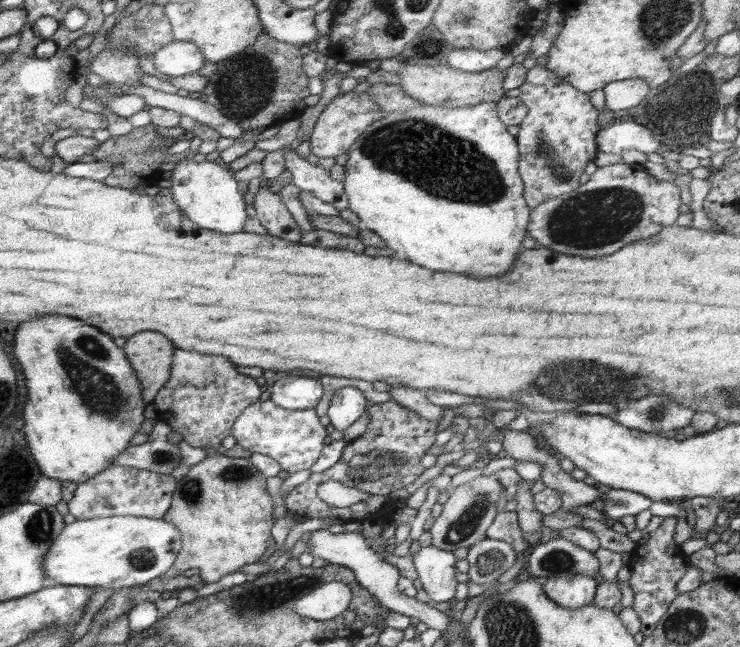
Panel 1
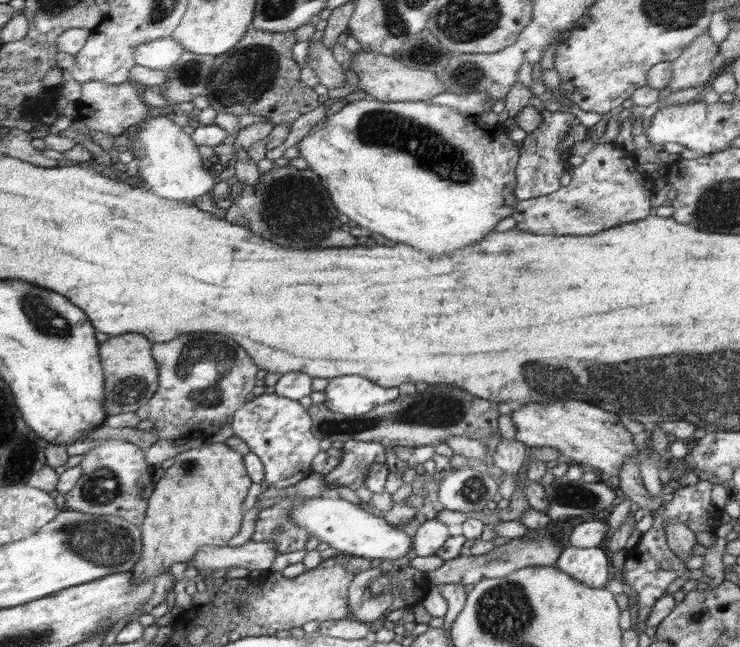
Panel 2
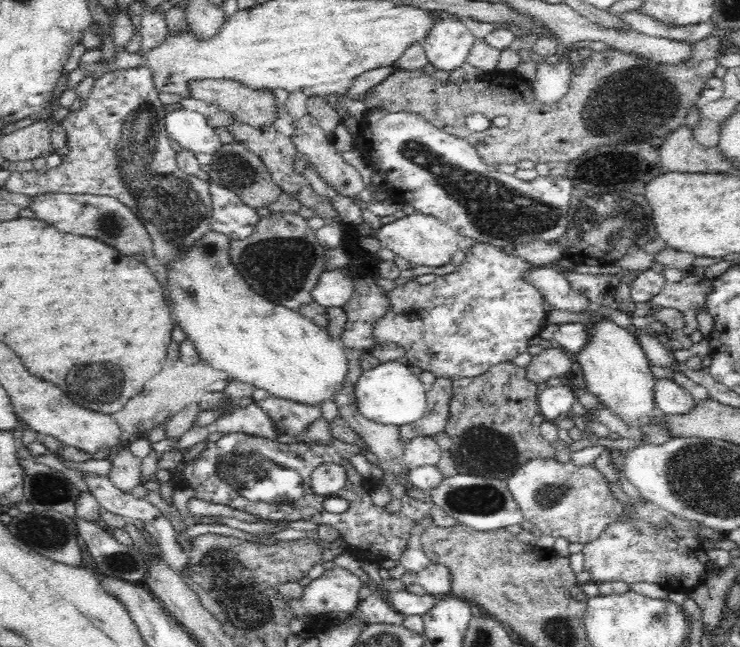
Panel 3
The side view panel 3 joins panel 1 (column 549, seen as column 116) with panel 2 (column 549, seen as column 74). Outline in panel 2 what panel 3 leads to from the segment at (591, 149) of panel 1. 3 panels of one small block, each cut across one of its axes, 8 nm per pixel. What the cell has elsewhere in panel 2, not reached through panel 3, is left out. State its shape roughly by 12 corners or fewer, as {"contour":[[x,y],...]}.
{"contour":[[542,110],[542,124],[520,142],[515,196],[560,189],[556,152],[574,114]]}

